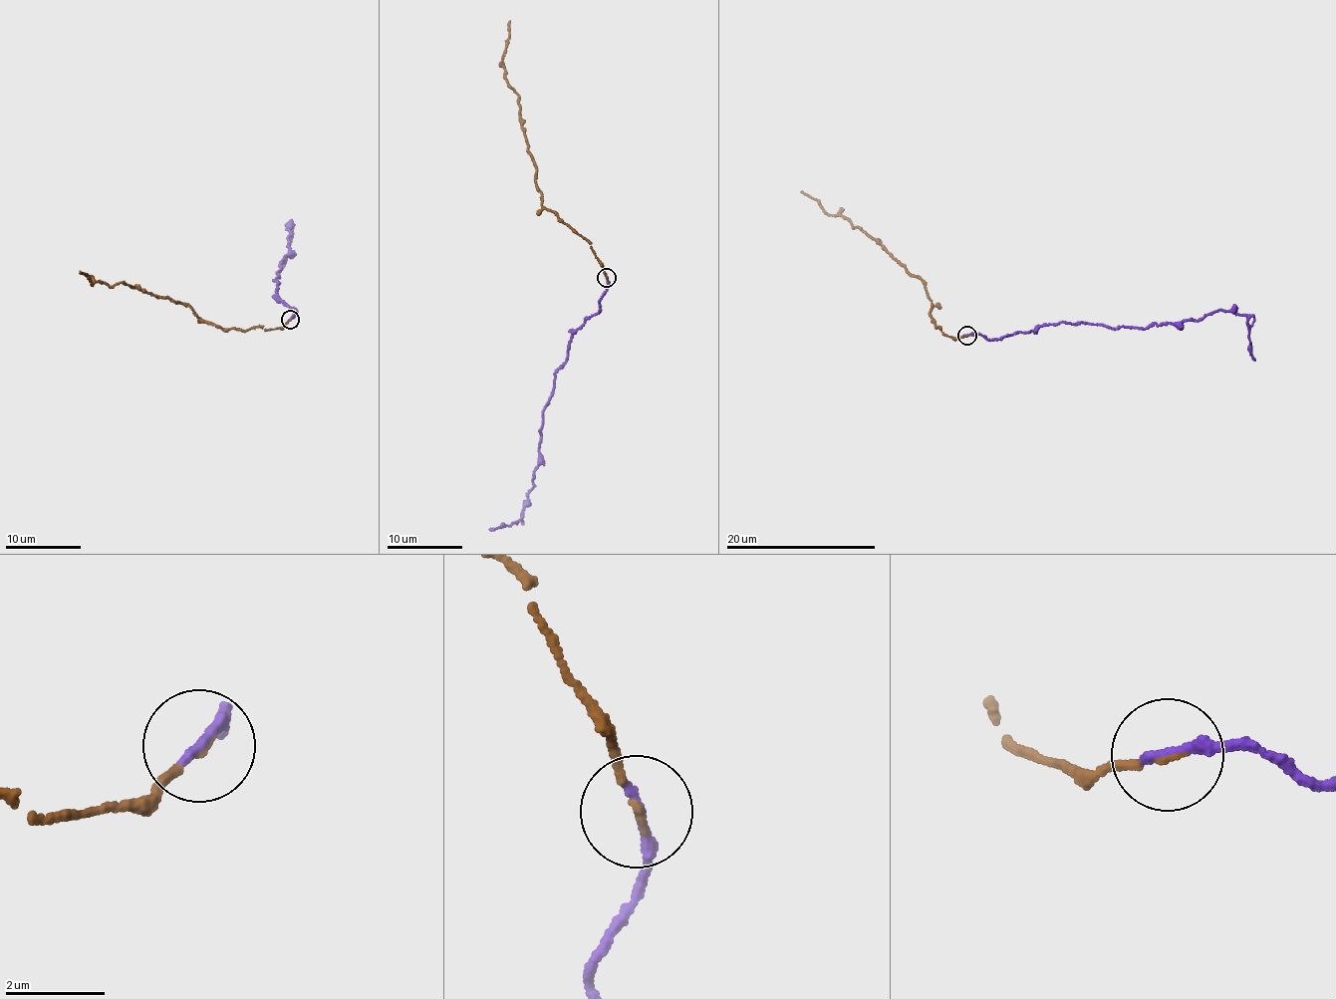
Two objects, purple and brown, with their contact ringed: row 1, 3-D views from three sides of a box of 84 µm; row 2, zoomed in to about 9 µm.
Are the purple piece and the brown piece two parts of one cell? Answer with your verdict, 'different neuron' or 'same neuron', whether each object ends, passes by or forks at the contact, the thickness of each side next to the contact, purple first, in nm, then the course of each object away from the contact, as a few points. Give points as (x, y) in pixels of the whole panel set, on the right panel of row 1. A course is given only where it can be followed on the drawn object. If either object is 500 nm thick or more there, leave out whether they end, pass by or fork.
same neuron; purple ends there; brown ends there; 220 nm thick on the purple side, 120 nm on the other; purple runs (967, 336), (998, 341), (1060, 322), (1143, 328), (1200, 321), (1222, 310), (1247, 318), (1253, 360); brown runs (967, 336), (943, 336), (921, 279), (910, 276), (848, 218), (828, 213), (800, 191)

